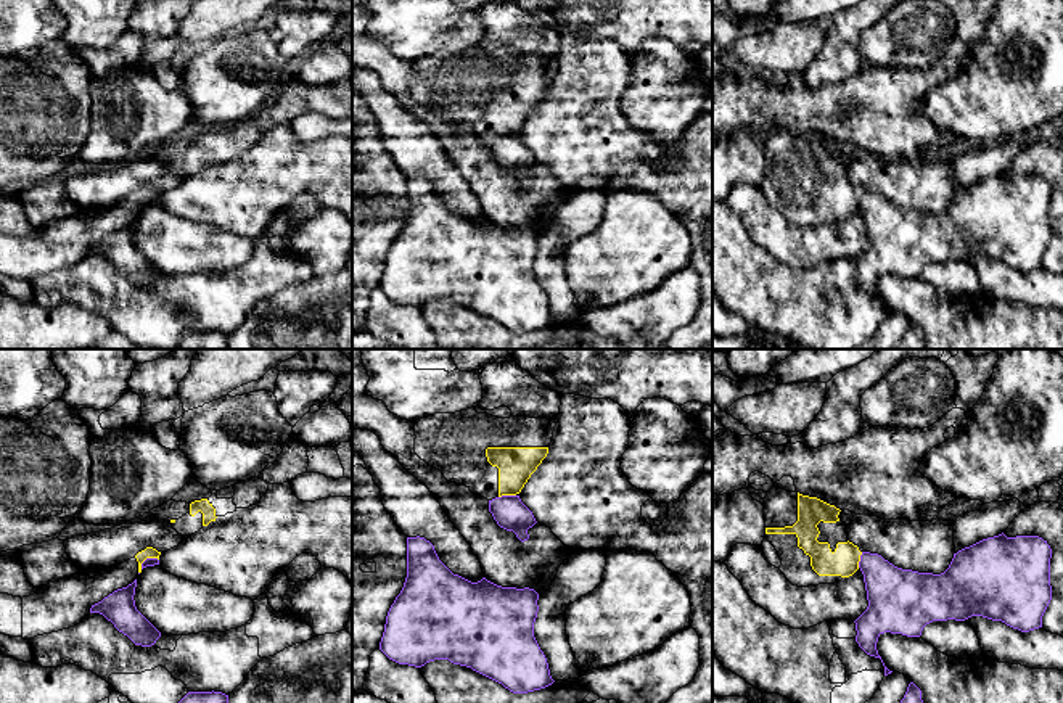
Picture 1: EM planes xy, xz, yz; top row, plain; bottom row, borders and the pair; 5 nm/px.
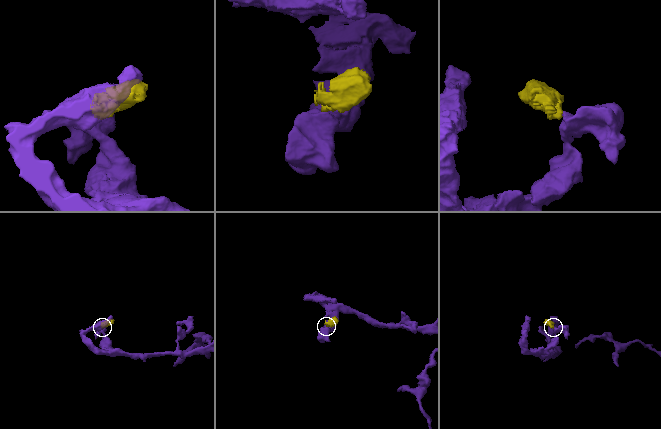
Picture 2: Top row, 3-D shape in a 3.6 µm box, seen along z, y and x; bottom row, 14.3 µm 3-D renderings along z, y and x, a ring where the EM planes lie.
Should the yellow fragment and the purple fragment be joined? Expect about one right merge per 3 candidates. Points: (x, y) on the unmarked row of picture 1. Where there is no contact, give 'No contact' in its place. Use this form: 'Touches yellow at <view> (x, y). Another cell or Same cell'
Touches yellow at xz (507, 134). Another cell

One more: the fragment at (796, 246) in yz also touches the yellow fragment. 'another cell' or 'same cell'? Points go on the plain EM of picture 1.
another cell

